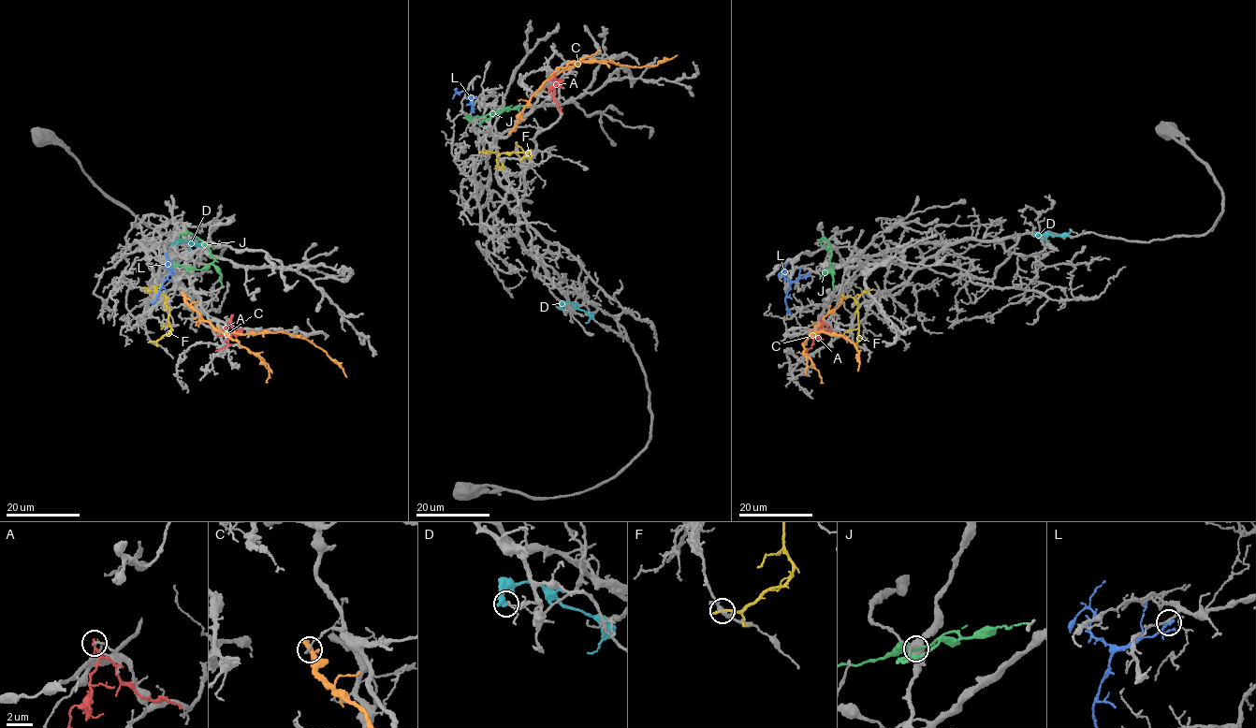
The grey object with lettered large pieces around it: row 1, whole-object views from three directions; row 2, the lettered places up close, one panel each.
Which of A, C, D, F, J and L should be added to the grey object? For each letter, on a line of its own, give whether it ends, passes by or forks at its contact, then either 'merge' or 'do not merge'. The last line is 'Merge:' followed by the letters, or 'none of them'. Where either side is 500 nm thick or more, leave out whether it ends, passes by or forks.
A: it ends; do not merge
C: it ends; do not merge
D: it ends; do not merge
F: it ends; do not merge
J: it passes by; do not merge
L: it passes by; do not merge
Merge: none of them

